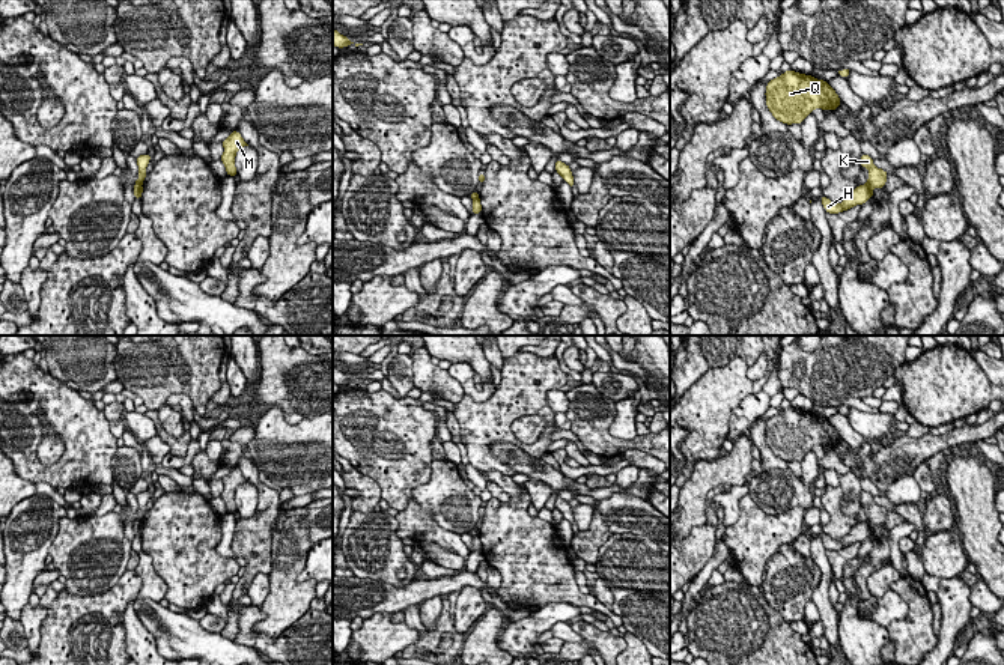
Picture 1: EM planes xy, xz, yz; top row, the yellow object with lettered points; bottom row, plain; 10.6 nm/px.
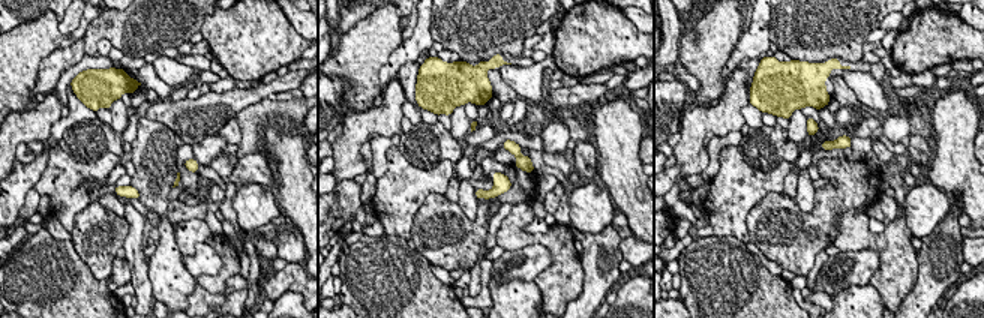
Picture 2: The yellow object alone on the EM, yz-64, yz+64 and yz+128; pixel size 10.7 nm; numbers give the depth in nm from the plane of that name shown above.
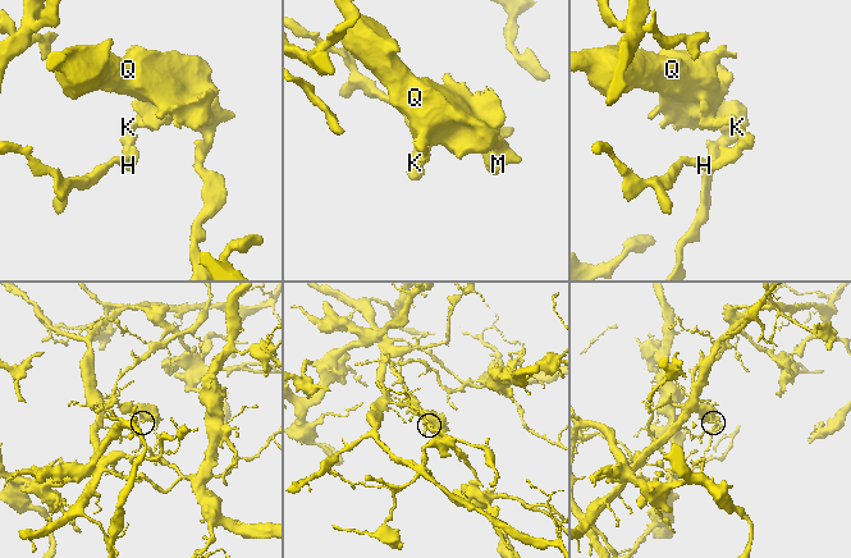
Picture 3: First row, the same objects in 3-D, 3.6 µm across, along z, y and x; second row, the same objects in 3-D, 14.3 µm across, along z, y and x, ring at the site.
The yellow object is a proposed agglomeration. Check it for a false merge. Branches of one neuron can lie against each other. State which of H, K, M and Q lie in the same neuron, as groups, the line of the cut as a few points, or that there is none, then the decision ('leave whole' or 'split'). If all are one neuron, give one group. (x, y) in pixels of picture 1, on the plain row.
groups H / K M Q; cut yz (867, 518), (873, 524); split

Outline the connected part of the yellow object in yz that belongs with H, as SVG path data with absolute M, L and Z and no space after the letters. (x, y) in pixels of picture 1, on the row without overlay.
M866 519L864 522L853 525L841 540L834 540L825 533L820 534L820 539L828 551L838 551L856 542L864 542L870 534L873 534L873 524Z

